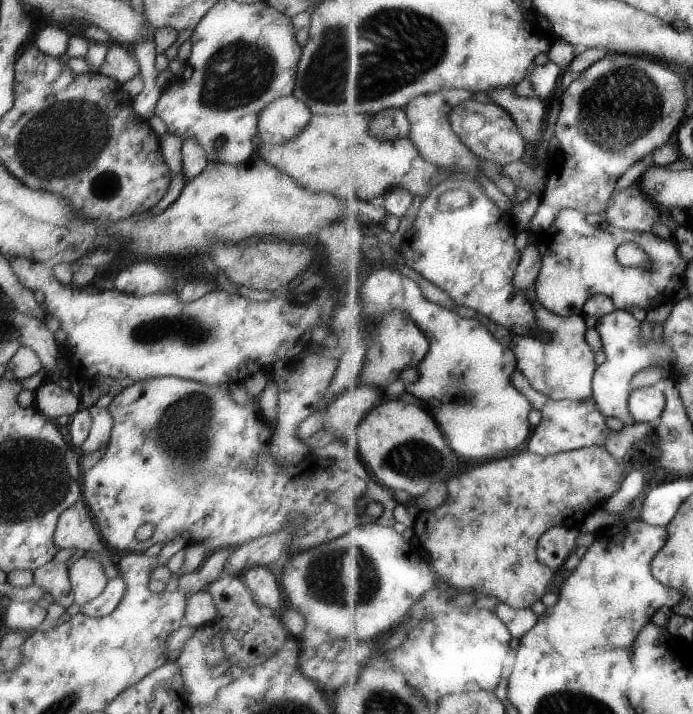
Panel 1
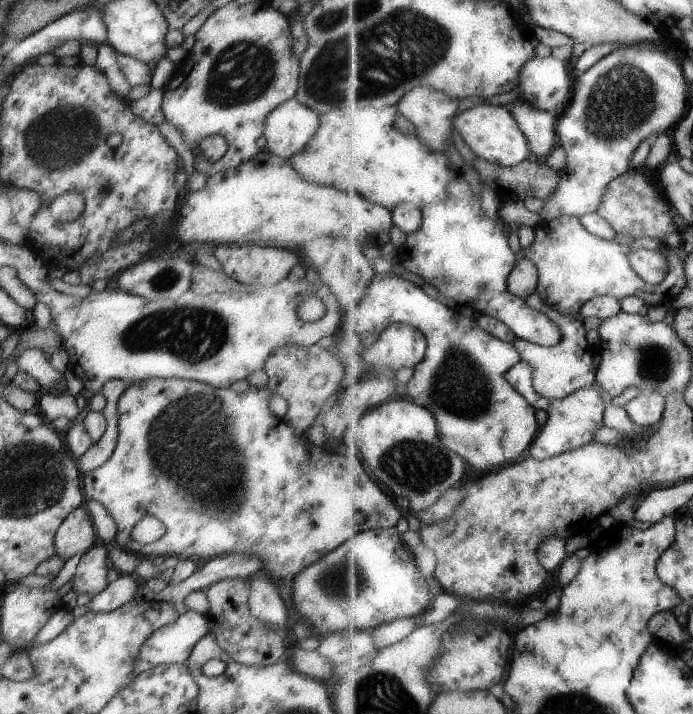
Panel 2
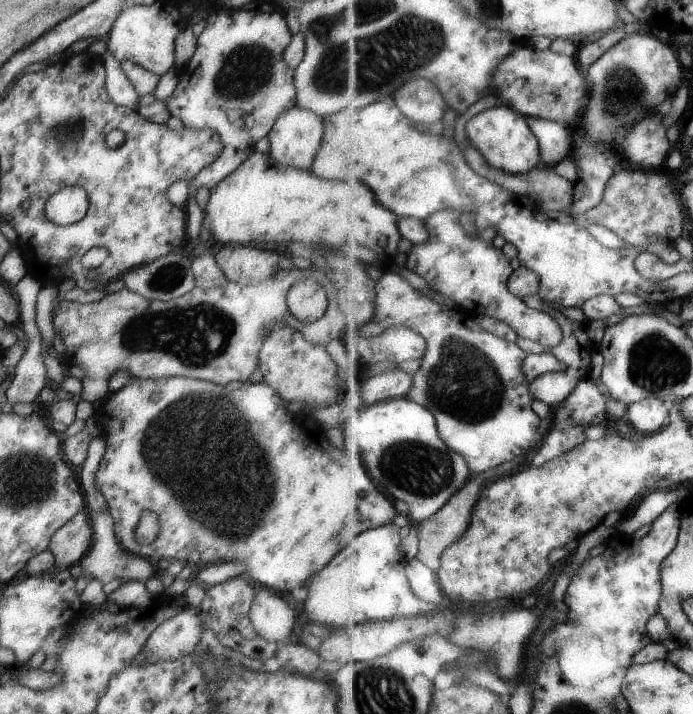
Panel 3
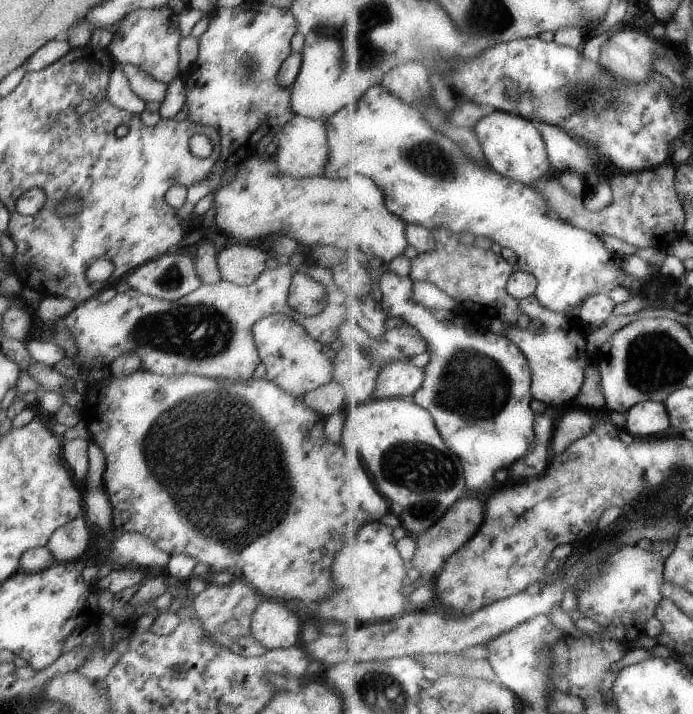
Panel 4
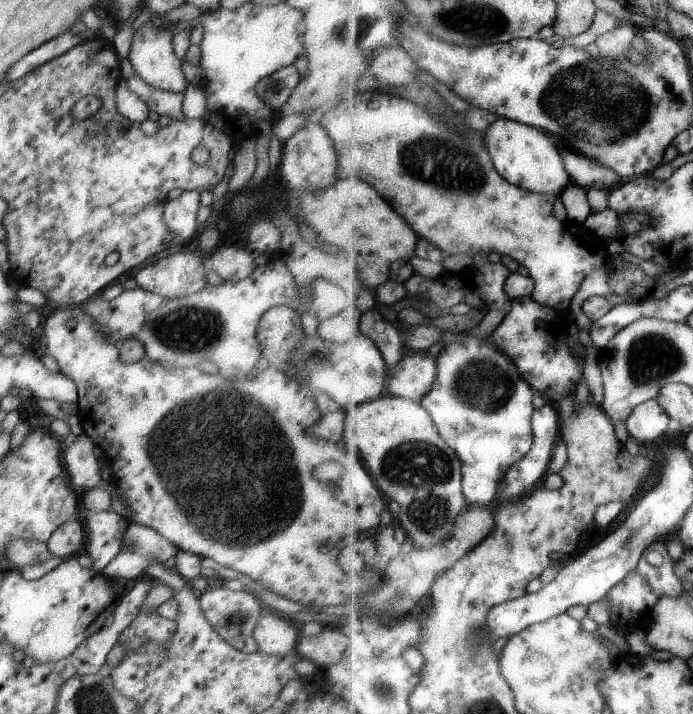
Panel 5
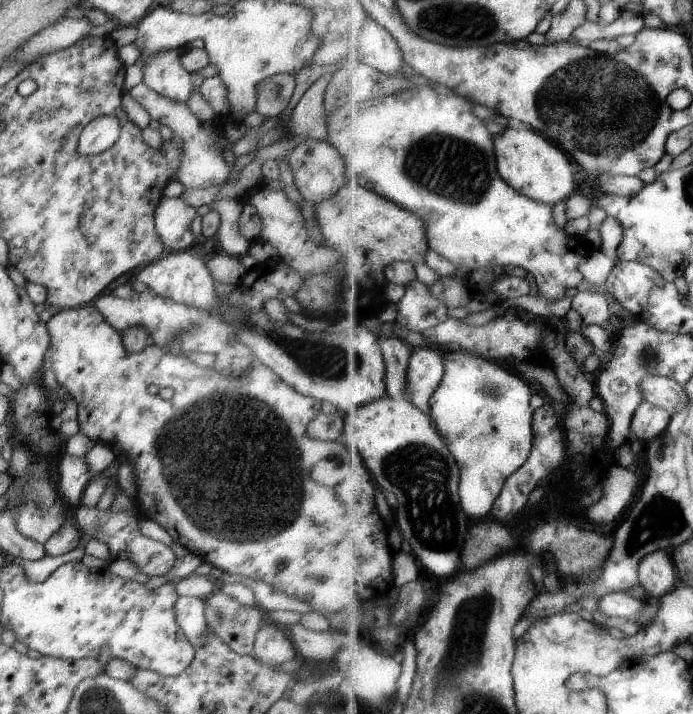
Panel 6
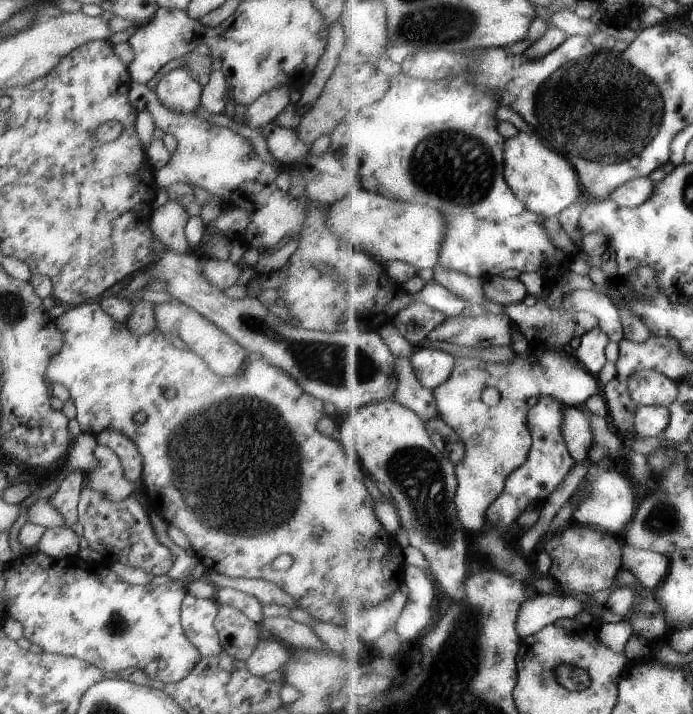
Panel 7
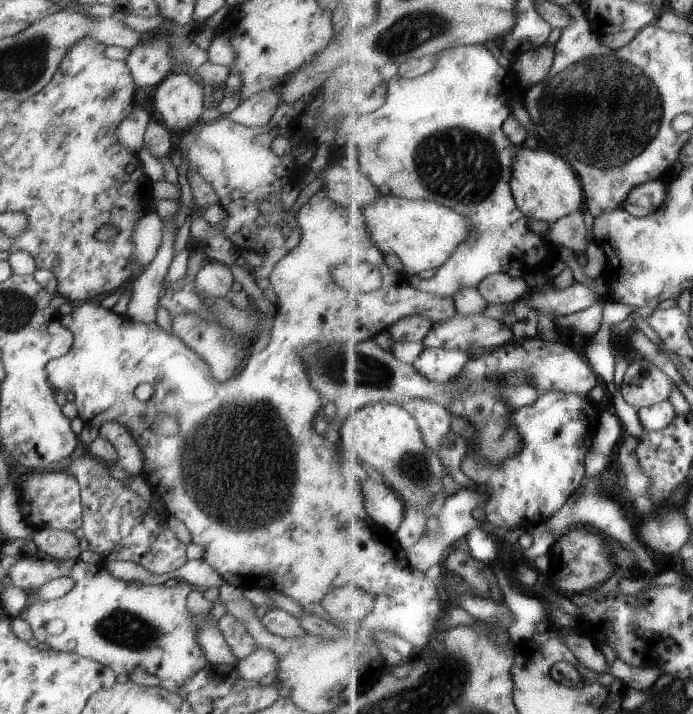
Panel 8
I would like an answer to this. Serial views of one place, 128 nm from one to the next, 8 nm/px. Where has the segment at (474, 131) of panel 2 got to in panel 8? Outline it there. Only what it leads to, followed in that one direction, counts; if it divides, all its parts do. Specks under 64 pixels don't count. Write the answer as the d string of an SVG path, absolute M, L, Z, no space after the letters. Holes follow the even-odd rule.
M524 145L517 148L511 189L519 210L531 220L553 224L585 209L586 196L574 168L561 156L539 145L536 148L526 148Z

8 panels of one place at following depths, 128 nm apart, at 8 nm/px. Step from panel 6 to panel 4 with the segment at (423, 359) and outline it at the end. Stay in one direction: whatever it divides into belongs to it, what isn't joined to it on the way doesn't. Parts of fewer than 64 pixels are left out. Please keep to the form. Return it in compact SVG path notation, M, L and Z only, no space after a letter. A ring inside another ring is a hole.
M410 359L387 362L380 372L374 398L412 399L425 377L426 367L415 366Z

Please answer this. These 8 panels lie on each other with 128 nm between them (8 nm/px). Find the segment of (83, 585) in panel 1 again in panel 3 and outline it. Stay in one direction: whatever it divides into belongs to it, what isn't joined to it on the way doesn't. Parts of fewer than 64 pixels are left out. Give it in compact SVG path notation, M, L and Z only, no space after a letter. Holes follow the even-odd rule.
M88 510L88 513L92 520L93 542L90 544L90 550L87 554L83 554L77 562L77 565L80 566L80 570L86 579L86 584L93 579L98 580L102 585L113 579L117 579L121 583L129 579L142 583L149 580L157 571L154 562L150 559L132 555L117 546L118 540L114 535L112 527L113 519L107 512L95 513Z

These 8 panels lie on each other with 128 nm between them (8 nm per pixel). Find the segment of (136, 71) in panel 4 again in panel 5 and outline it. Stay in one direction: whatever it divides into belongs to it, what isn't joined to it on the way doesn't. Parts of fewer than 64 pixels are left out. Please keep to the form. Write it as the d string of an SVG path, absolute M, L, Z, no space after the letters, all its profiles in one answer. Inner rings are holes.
M125 57L119 61L120 76L126 80L126 85L147 105L149 111L157 112L160 116L182 119L181 93L172 93L163 89L149 86L142 78L135 74L132 64Z

